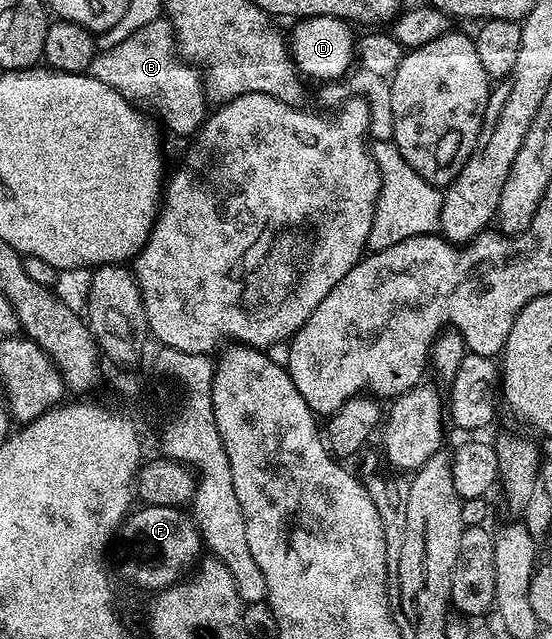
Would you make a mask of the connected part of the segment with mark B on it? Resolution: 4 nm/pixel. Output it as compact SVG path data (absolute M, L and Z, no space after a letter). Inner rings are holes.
M168 18L155 19L115 47L96 53L87 73L97 81L110 85L130 101L161 97L162 103L167 106L163 119L175 135L188 136L187 138L194 136L207 118L209 107L202 72L180 59L176 50L173 27Z

